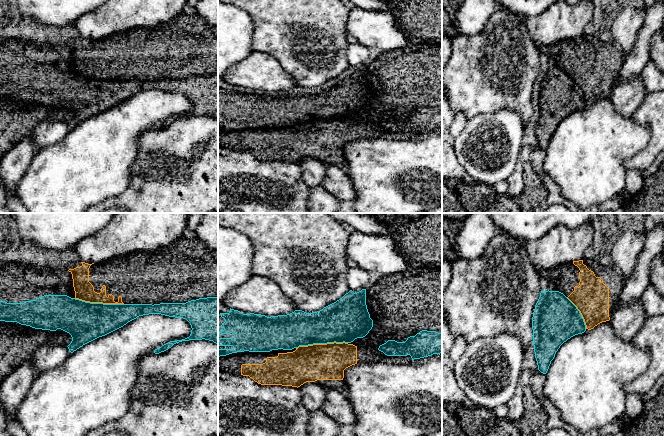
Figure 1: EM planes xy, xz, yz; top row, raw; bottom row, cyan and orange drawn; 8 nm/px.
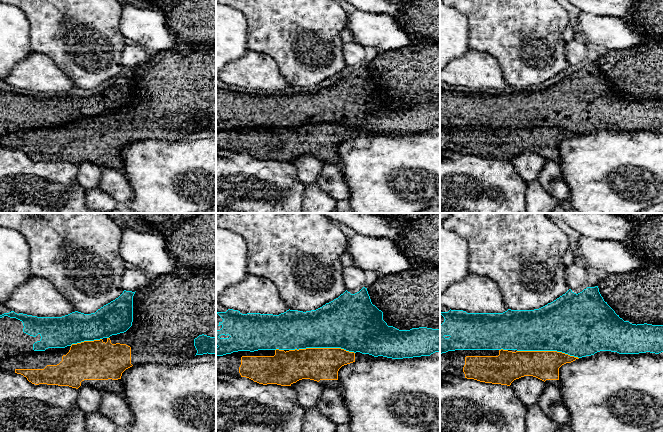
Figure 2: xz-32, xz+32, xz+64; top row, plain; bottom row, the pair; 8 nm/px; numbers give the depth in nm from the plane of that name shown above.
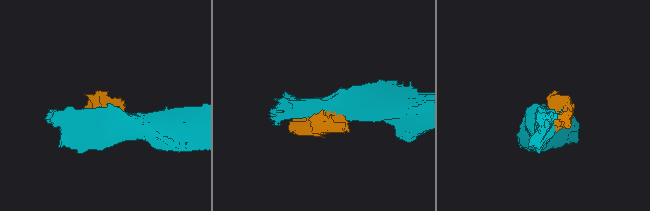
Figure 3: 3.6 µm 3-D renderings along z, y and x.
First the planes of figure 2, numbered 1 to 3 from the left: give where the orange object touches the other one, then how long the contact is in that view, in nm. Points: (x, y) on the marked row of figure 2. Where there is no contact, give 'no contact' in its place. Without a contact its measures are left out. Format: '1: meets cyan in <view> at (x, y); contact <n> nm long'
1: meets cyan in xz-32 at (85, 340); contact 260 nm long
2: meets cyan in xz+32 at (322, 347); contact 550 nm long
3: meets cyan in xz+64 at (548, 350); contact 500 nm long

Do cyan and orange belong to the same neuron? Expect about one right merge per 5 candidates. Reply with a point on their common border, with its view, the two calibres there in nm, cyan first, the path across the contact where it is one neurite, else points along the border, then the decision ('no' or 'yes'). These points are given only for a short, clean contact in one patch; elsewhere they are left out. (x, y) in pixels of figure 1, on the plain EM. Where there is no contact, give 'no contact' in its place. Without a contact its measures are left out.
xz (321, 119) | 340/300 nm | no

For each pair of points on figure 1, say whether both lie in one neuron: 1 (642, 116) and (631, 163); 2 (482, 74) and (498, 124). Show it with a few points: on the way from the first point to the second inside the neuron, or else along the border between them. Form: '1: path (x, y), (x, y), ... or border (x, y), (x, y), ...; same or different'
1: path (653, 127), (653, 146), (645, 154); same
2: border (517, 112), (498, 109), (471, 118); different

